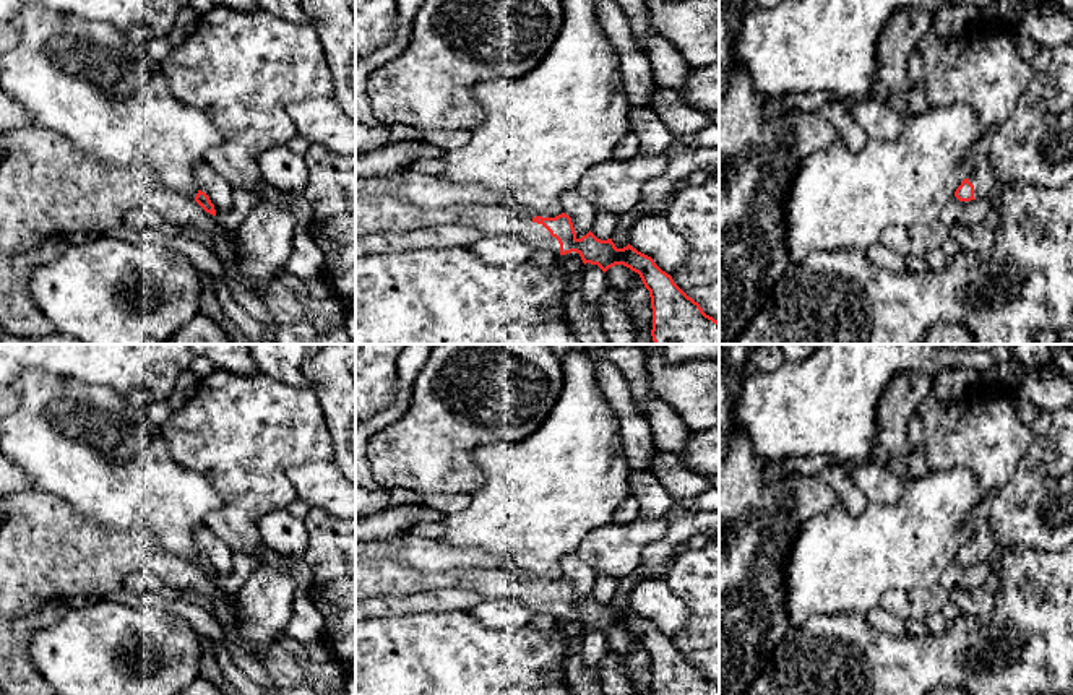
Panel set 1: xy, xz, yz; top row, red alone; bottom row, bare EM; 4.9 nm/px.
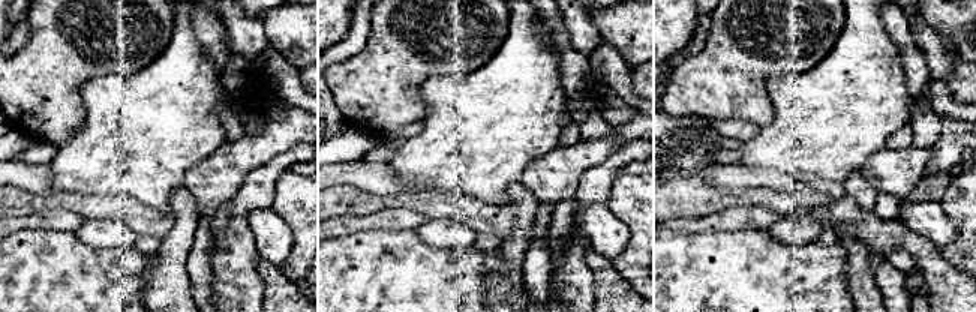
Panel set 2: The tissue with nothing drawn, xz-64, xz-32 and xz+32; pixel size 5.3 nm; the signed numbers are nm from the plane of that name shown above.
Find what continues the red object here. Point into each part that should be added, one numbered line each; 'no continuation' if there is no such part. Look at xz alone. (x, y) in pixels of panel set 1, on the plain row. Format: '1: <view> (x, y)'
1: xz (379, 577)

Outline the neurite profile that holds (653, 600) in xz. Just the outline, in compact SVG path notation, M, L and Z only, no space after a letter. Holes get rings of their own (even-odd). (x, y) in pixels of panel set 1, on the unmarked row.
M641 580L628 589L628 599L630 609L651 620L667 638L680 633L690 619L690 609L666 580Z

